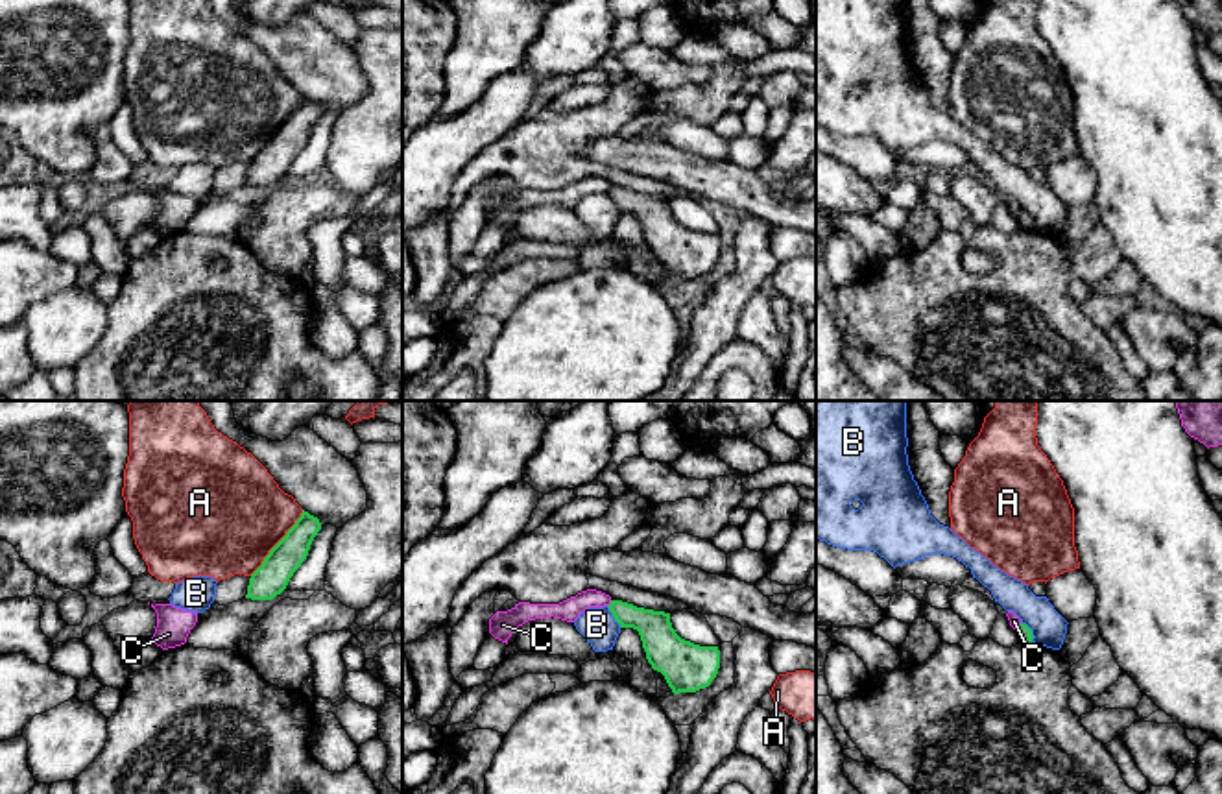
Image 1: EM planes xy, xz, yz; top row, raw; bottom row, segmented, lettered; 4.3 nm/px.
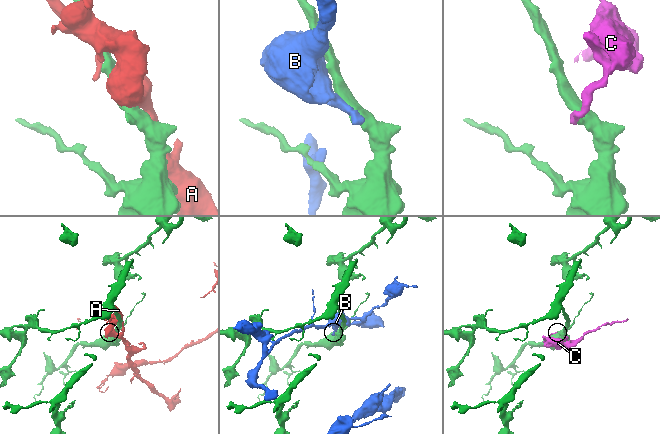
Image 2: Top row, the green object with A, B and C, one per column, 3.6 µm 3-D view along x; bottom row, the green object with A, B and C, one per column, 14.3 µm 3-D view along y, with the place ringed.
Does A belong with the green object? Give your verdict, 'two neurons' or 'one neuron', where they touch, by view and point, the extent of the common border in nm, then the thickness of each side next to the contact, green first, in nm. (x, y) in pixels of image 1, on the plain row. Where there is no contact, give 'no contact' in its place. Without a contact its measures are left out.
two neurons | xy (277, 130) | 380 nm | 150/480 nm

